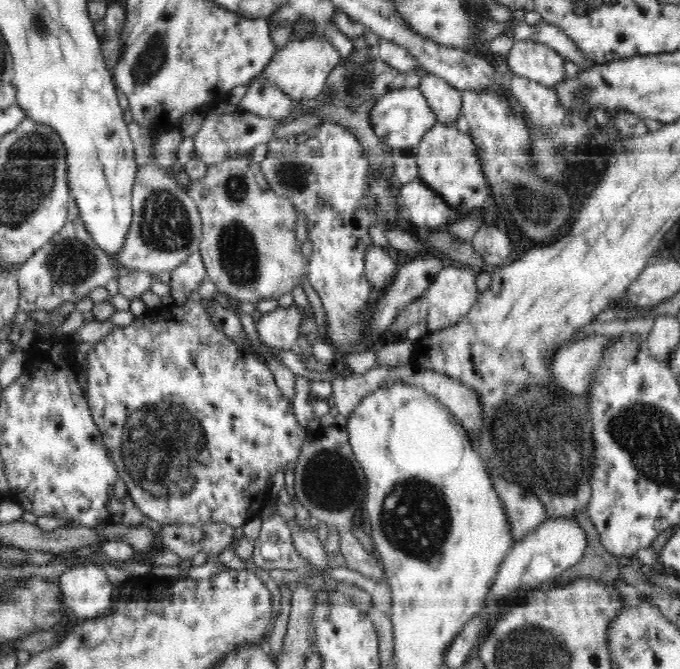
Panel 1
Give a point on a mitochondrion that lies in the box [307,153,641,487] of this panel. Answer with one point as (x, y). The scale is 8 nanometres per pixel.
(515, 193)

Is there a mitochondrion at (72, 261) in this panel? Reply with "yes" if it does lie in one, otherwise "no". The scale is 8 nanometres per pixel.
yes

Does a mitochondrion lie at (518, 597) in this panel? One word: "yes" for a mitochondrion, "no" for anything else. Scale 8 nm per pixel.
no

